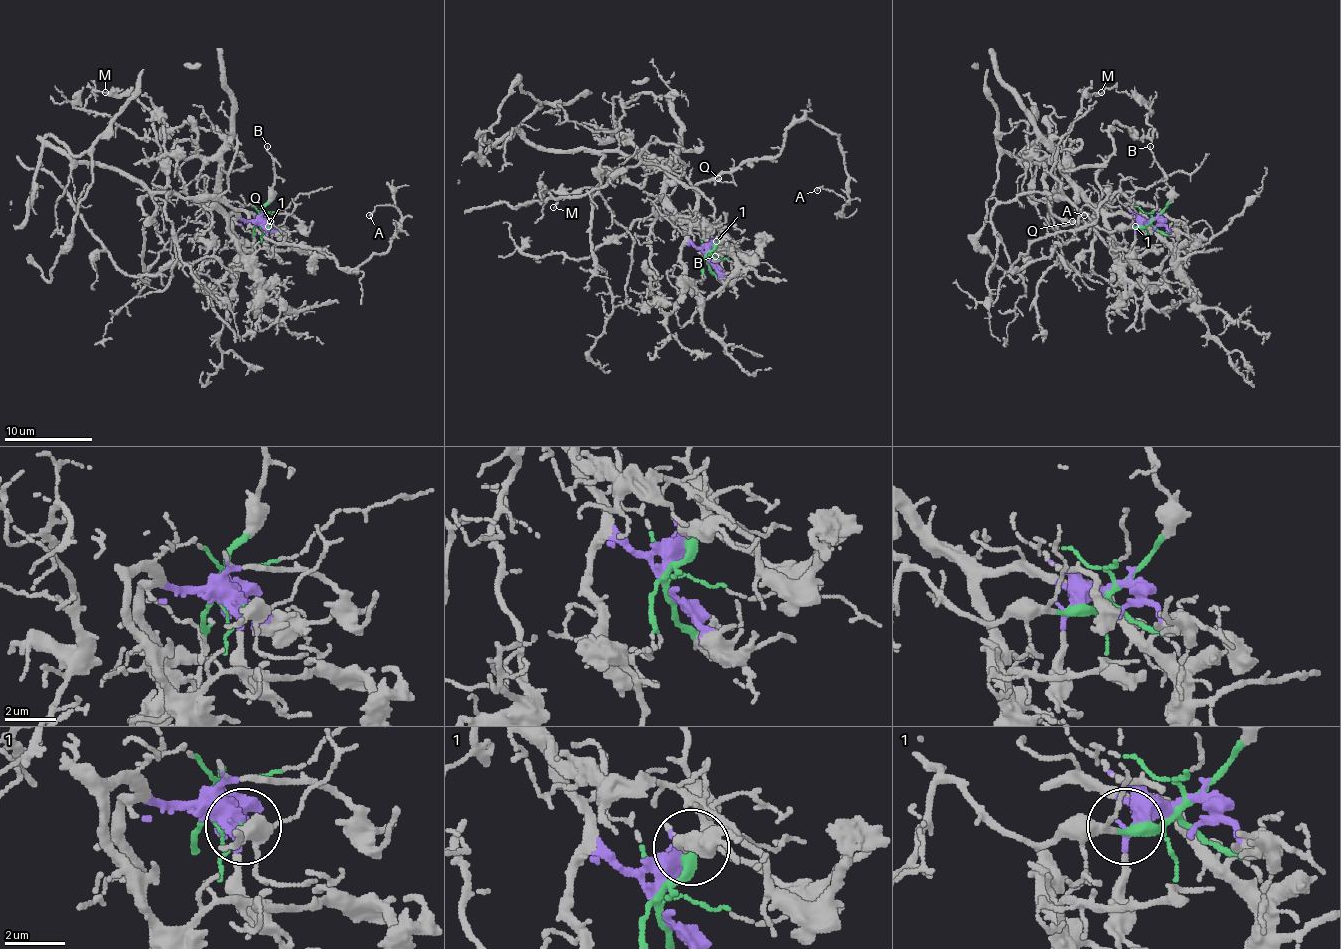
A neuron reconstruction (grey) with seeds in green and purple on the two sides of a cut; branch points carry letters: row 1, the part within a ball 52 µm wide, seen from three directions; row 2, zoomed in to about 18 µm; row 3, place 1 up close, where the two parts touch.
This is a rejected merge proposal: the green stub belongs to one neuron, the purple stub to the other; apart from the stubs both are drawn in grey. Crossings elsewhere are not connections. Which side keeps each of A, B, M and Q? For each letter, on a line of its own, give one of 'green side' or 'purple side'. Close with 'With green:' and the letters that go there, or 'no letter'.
A: green side
B: green side
M: purple side
Q: green side
With green: A, B, Q

